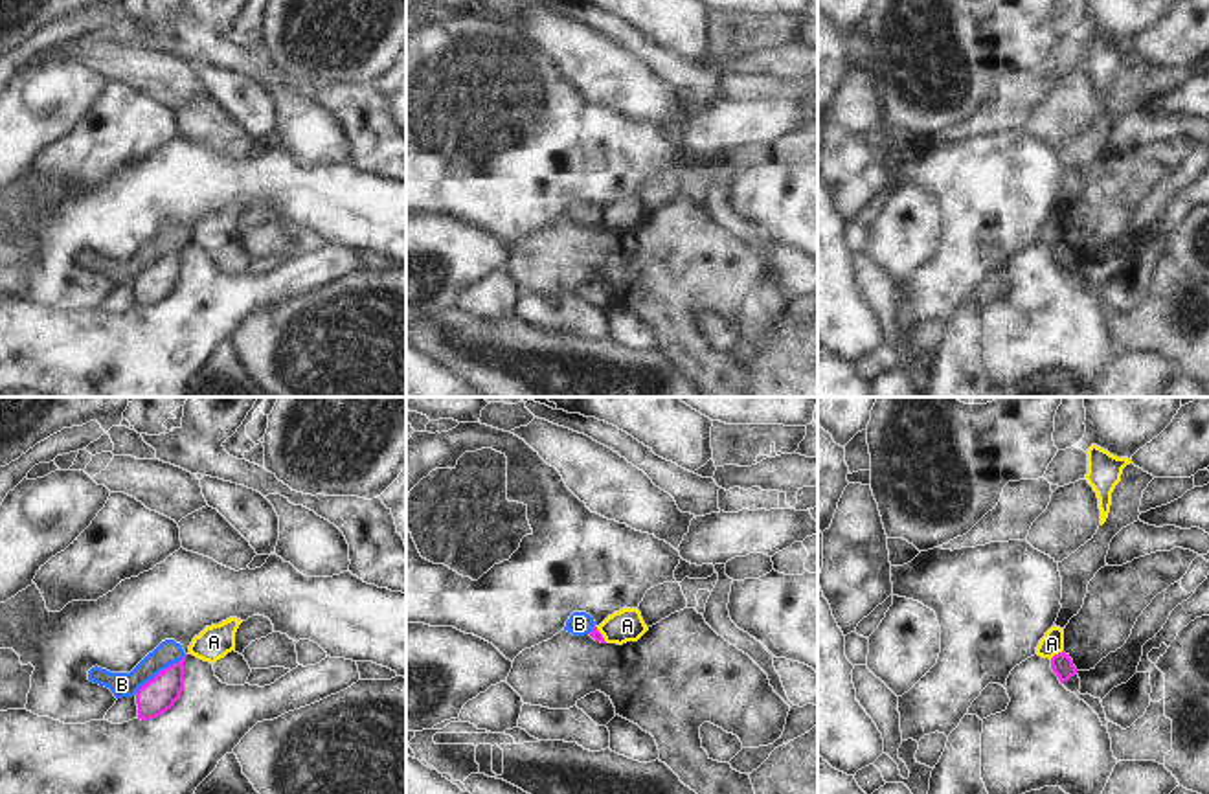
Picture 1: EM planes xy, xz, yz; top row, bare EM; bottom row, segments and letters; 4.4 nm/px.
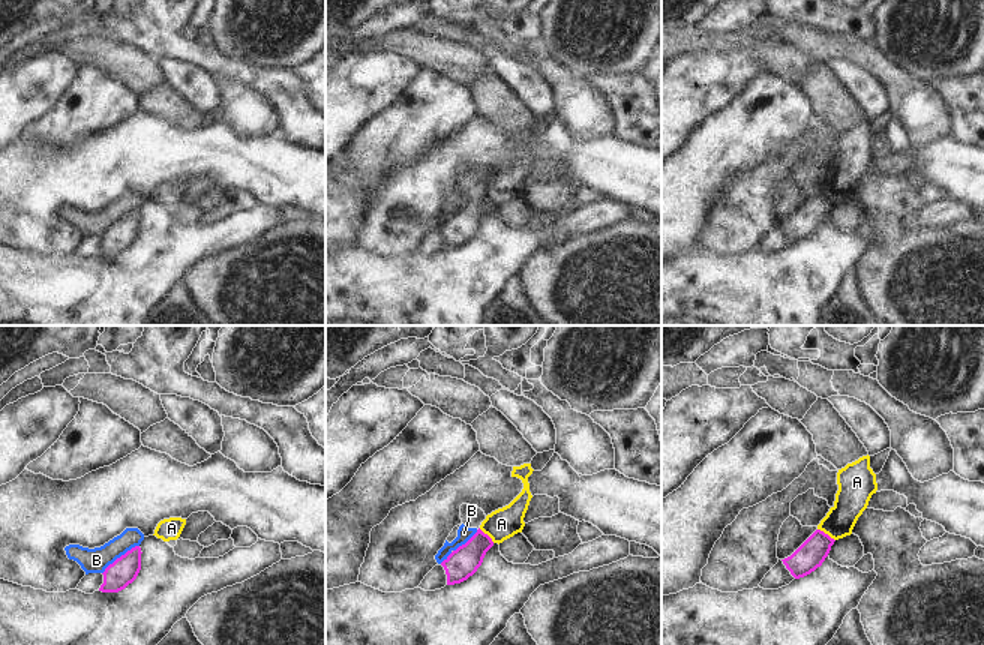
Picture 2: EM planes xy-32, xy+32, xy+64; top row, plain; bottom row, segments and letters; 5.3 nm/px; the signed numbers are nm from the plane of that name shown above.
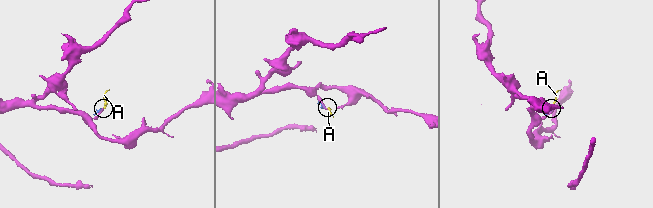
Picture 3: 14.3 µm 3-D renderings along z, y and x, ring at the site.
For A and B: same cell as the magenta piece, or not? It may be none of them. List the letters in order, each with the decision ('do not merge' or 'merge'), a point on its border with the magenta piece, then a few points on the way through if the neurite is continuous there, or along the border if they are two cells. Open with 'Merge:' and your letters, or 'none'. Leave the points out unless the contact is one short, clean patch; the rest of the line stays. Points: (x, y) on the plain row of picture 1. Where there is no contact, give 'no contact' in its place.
Merge: none
A: do not merge; contact yz (1055, 243); border yz (1062, 238), (1050, 247)
B: do not merge; contact xy (160, 260)

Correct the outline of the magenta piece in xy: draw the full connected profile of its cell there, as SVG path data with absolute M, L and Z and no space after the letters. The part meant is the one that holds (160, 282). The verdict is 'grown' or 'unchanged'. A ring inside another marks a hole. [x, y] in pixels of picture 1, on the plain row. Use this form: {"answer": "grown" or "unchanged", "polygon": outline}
{"answer": "unchanged", "polygon": "M186 244L136 279L138 307L156 307L175 294L184 278L184 250Z"}

